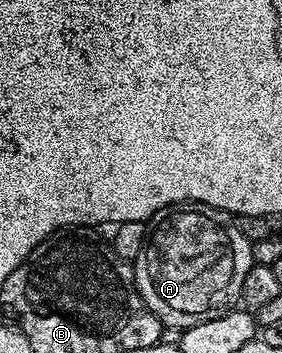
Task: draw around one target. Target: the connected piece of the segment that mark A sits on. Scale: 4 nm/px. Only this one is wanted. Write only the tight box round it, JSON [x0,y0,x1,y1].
[132,202,255,330]

